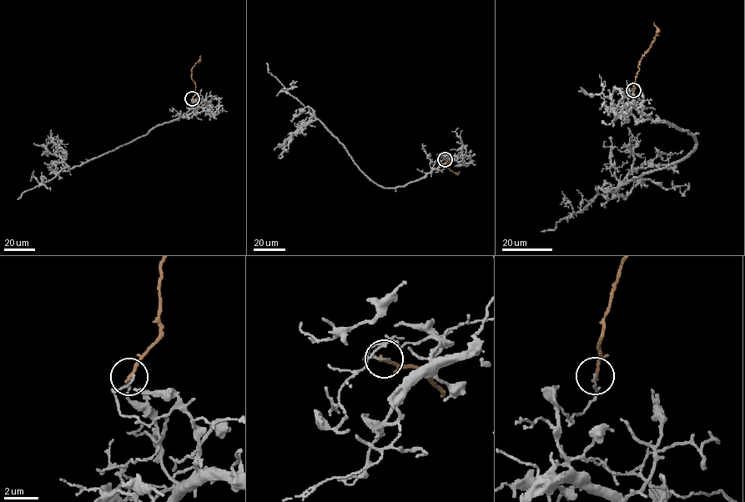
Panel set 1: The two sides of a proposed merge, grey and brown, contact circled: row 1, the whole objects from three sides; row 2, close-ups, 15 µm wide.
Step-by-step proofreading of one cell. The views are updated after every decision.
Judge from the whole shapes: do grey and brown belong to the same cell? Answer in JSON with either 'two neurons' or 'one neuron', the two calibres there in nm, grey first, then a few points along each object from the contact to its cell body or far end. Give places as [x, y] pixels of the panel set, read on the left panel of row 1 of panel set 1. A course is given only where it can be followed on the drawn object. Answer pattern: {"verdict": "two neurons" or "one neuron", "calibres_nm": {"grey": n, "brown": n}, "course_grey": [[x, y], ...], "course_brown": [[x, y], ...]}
{"verdict": "two neurons", "calibres_nm": {"grey": 140, "brown": 200}, "course_grey": [[193, 97], [198, 107], [186, 117], [158, 124], [146, 134], [80, 165], [65, 168], [17, 199]], "course_brown": [[192, 97], [196, 86], [191, 77], [192, 68], [200, 55]]}

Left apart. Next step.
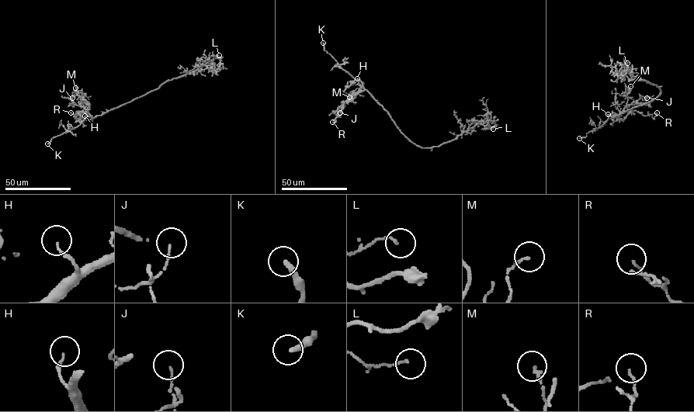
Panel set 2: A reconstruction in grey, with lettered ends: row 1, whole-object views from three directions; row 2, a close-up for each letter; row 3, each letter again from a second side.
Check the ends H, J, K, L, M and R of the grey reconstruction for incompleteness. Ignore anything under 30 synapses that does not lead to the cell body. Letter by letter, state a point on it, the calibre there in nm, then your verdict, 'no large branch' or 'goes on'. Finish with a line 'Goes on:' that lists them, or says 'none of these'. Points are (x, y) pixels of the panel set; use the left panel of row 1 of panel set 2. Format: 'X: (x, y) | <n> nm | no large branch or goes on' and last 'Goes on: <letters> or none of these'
H: (85, 115) | 150 nm | no large branch
J: (72, 98) | 100 nm | no large branch
K: (47, 143) | 280 nm | goes on
L: (219, 55) | 110 nm | no large branch
M: (75, 88) | 140 nm | no large branch
R: (71, 112) | 70 nm | no large branch
Goes on: K

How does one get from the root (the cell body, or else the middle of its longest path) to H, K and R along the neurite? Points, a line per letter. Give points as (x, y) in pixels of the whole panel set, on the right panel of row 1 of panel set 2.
H: (652, 100), (613, 117), (608, 114)
K: (652, 100), (613, 117), (609, 115), (601, 126), (579, 138)
R: (652, 100), (616, 116), (623, 119), (636, 110), (644, 115), (650, 114), (654, 118), (657, 112)

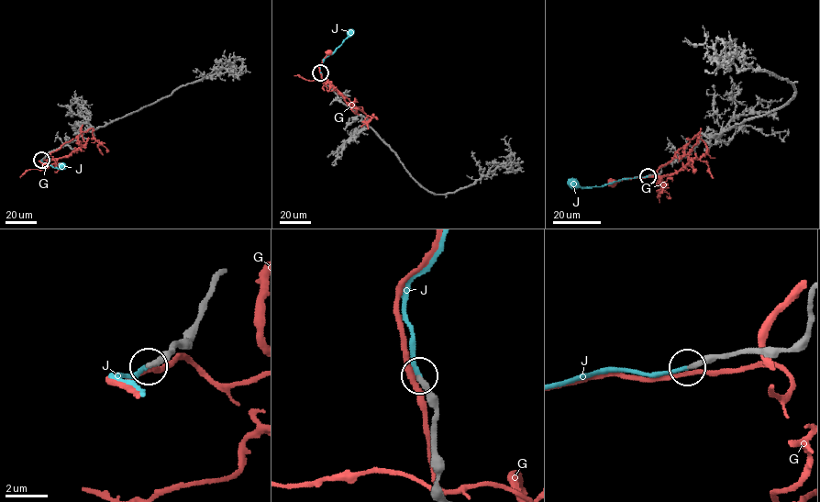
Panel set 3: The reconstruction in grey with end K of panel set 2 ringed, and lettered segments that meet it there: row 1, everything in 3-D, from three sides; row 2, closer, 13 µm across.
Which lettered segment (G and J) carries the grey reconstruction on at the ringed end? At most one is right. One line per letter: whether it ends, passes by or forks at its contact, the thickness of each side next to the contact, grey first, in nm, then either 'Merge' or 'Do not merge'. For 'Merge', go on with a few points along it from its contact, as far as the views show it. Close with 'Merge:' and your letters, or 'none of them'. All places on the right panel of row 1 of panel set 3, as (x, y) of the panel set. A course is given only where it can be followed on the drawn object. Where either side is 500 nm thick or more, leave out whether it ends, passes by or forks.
G: It passes by. Thickness 300 nm (grey) against 240 nm. Do not merge
J: It ends there. Thickness 280 nm (grey) against 190 nm. Merge. Its course: (648, 176), (621, 179), (602, 186), (574, 186), (572, 181)
Merge: J

